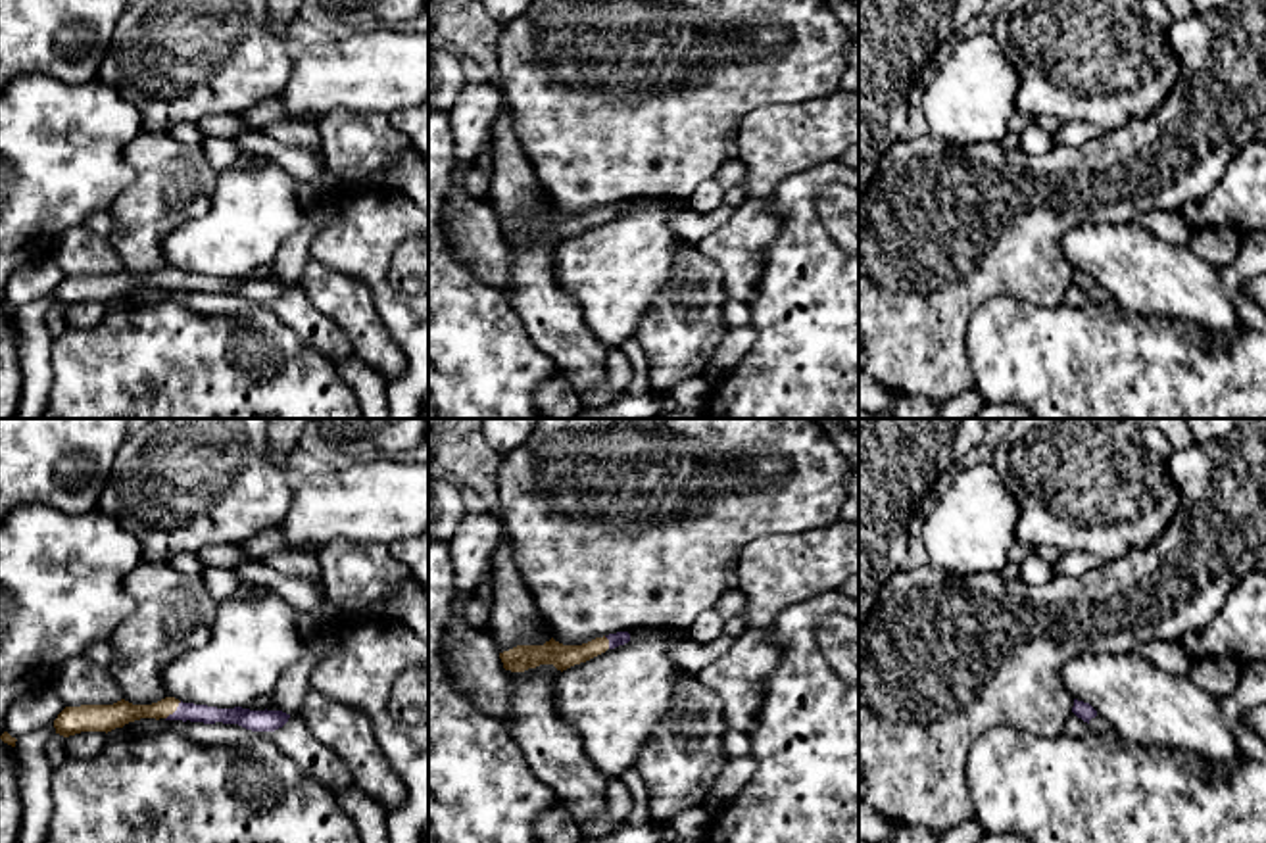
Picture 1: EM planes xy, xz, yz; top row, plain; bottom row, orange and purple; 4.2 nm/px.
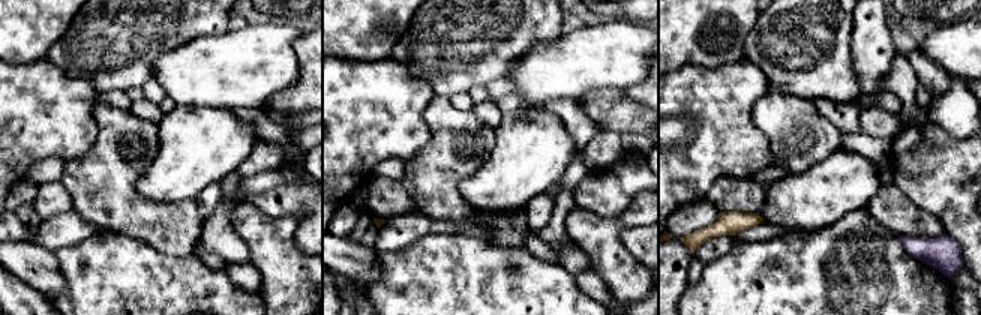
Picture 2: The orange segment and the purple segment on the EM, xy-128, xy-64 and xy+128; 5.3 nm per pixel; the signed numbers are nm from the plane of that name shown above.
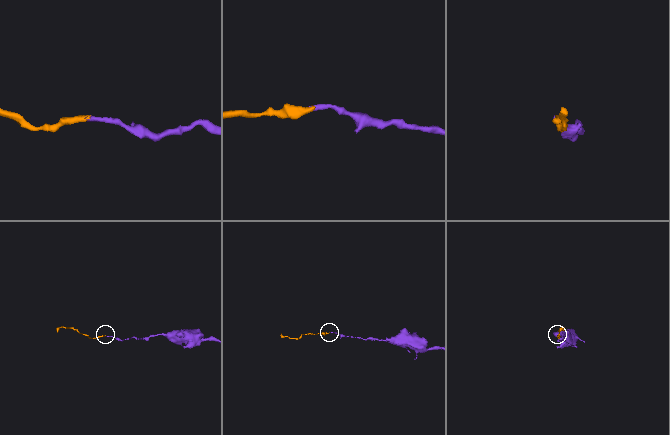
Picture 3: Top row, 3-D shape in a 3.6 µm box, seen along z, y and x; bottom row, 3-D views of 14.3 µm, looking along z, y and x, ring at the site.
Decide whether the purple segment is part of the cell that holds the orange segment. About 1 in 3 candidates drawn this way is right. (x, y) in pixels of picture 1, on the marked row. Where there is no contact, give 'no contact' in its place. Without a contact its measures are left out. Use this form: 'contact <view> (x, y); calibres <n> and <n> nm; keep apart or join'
contact xy (173, 711); calibres 100 and 80 nm; join

